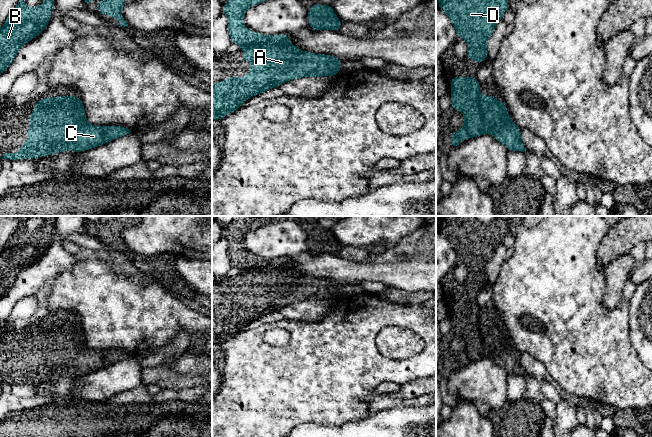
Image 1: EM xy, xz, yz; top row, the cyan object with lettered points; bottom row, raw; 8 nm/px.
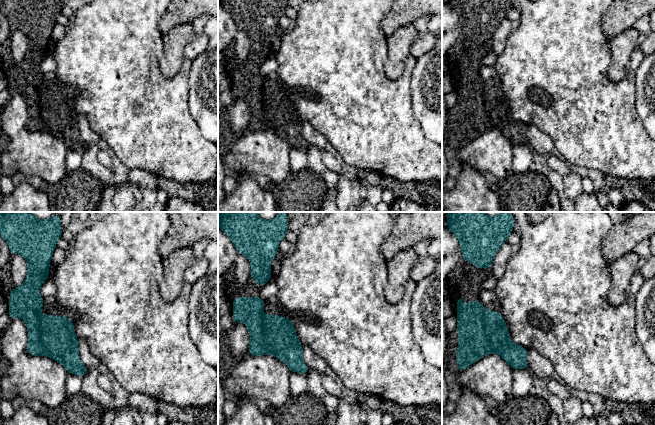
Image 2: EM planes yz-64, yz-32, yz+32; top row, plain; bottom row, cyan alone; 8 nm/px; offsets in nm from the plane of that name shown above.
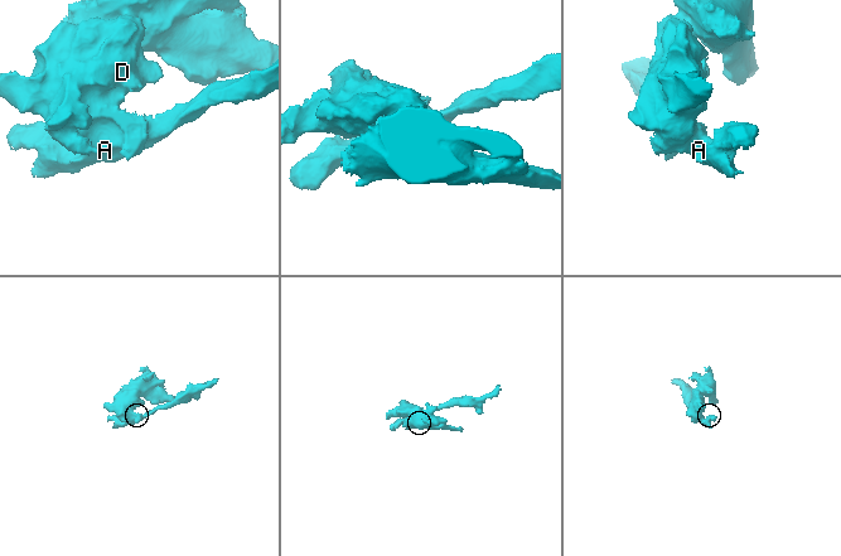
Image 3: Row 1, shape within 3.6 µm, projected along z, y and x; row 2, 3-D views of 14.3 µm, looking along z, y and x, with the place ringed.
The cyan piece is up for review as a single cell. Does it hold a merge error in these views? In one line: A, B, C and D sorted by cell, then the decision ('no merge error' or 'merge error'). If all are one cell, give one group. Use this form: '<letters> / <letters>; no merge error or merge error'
A B D / C; merge error

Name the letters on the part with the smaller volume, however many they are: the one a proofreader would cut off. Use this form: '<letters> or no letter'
C

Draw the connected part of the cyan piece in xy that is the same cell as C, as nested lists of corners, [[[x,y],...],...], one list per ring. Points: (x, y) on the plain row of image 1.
[[[85,346],[85,363],[75,366],[75,375],[83,376],[105,367],[108,367],[121,360],[129,358],[131,355],[121,350],[93,350]]]

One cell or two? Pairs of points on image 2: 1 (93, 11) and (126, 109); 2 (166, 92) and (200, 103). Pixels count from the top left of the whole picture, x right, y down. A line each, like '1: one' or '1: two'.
1: one
2: two

